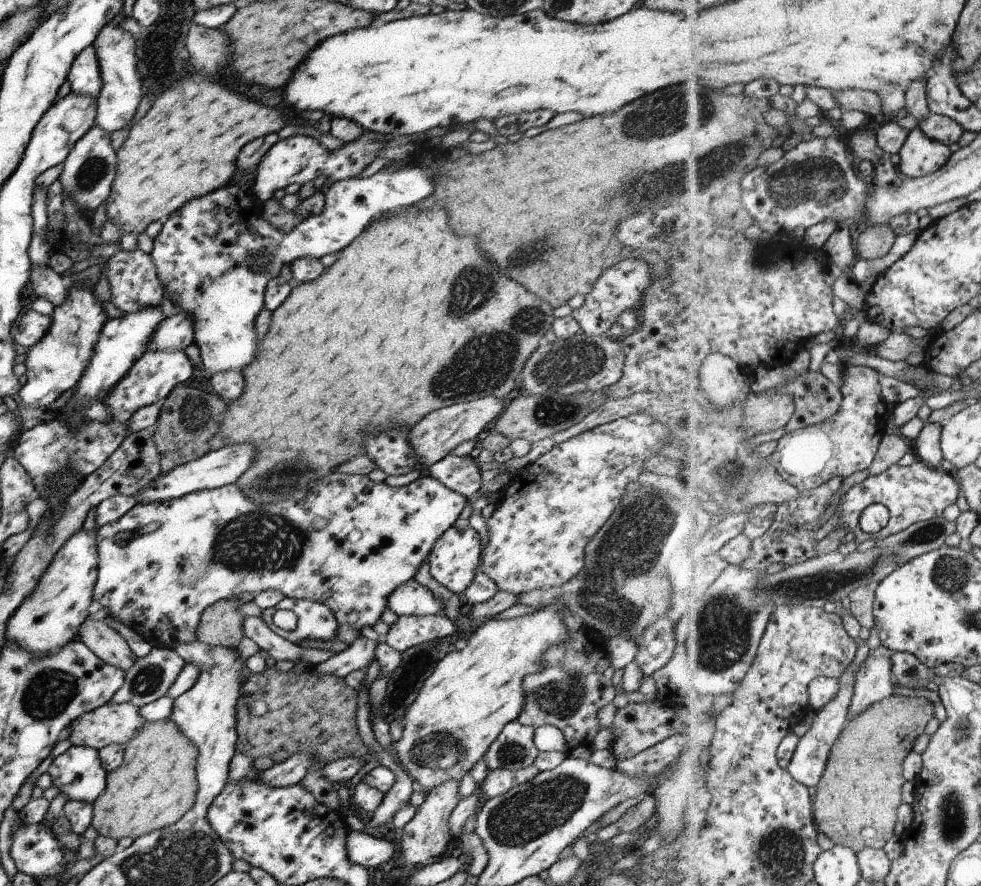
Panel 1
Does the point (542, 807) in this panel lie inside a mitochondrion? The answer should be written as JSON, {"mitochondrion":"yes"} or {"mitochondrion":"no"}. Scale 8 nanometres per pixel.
{"mitochondrion":"yes"}

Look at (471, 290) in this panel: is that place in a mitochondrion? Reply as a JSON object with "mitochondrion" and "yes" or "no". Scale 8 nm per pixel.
{"mitochondrion":"yes"}

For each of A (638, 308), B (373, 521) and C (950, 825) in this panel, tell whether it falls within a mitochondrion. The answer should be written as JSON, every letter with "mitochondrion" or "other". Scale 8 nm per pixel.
{"A":"other","B":"other","C":"mitochondrion"}

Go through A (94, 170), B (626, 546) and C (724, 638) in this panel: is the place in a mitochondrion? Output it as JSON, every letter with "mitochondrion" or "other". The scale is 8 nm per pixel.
{"A":"mitochondrion","B":"mitochondrion","C":"mitochondrion"}

